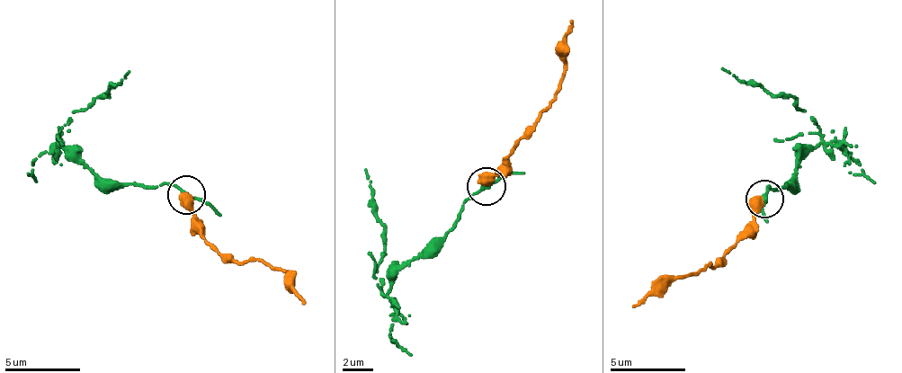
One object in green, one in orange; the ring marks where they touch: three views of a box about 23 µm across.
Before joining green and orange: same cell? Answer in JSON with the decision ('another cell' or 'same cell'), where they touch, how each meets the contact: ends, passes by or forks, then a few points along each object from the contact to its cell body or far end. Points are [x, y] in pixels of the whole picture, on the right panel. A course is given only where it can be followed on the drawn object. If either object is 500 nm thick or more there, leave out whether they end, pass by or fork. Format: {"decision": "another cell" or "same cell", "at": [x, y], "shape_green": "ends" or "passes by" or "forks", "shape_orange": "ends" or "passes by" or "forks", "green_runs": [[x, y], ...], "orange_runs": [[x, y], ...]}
{"decision": "another cell", "at": [764, 199], "green_runs": [[763, 198], [769, 185], [790, 181], [799, 160], [820, 139], [793, 97], [773, 97], [721, 69]], "orange_runs": [[763, 198], [734, 244], [716, 265], [683, 277], [666, 277], [632, 308]]}

